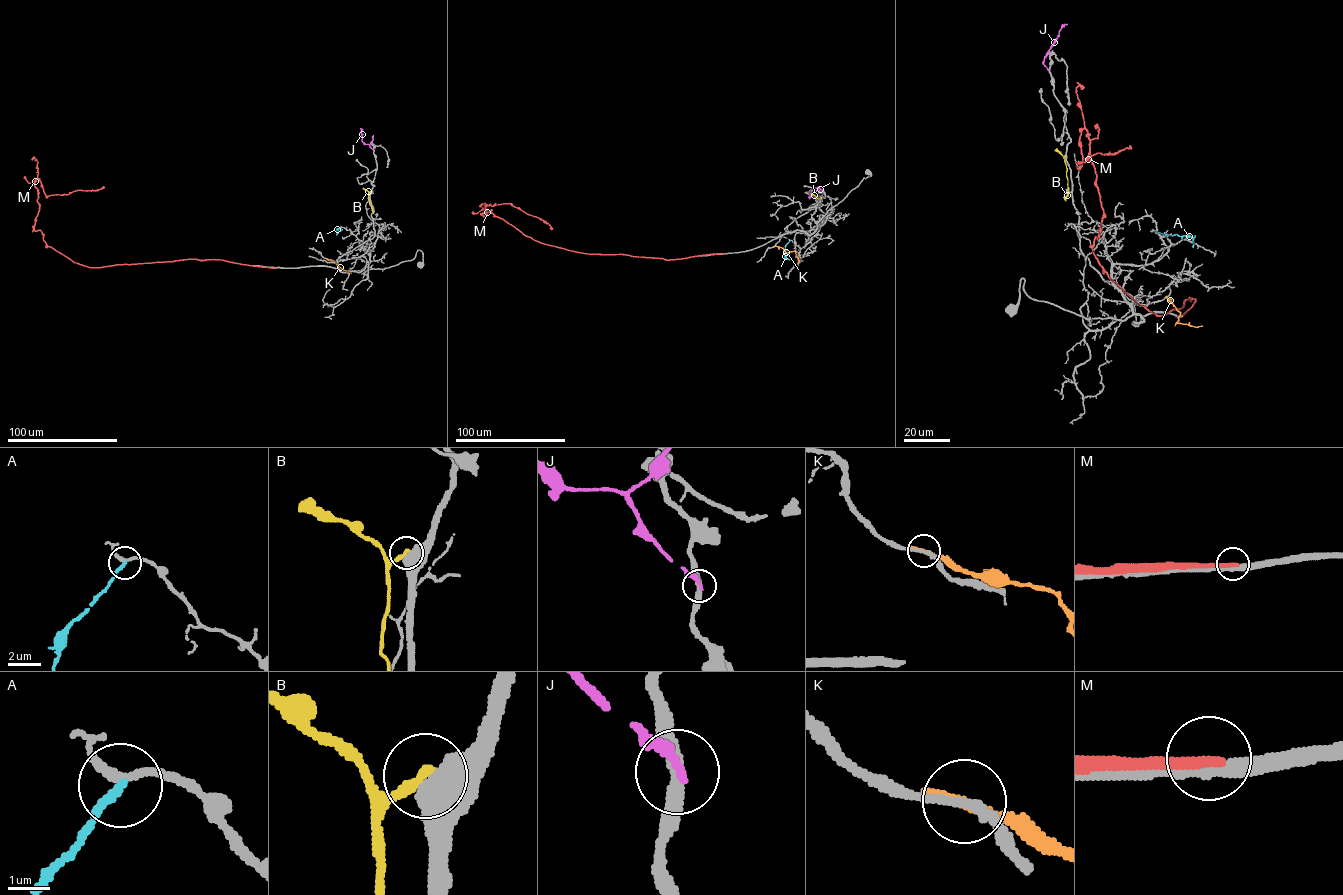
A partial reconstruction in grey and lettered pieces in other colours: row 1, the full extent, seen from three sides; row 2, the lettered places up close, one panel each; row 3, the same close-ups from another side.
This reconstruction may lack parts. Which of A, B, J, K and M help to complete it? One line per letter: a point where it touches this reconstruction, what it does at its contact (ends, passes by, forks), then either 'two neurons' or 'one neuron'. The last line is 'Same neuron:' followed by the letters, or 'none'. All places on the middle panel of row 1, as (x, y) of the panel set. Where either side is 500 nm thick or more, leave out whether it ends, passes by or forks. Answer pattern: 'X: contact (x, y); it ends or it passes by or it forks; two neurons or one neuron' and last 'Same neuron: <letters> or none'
A: contact (790, 240); it ends; two neurons
B: contact (818, 198); two neurons
J: contact (822, 190); it ends; two neurons
K: contact (774, 246); it ends; two neurons
M: contact (724, 253); it ends; two neurons
Same neuron: none

